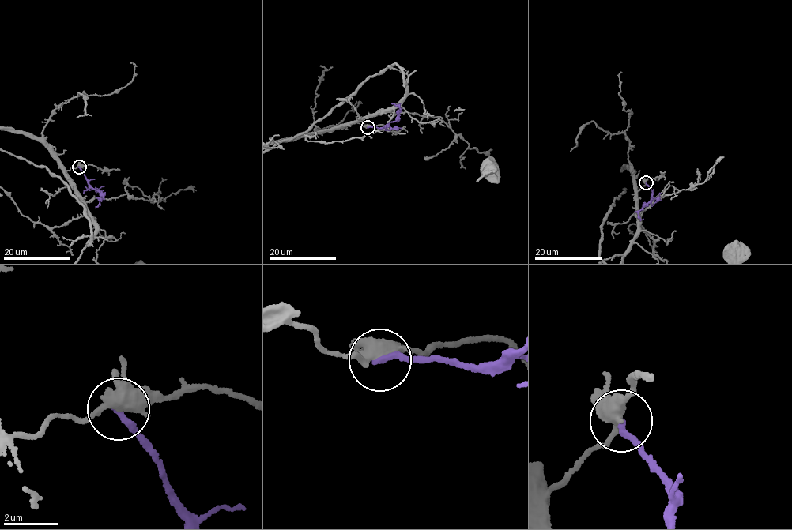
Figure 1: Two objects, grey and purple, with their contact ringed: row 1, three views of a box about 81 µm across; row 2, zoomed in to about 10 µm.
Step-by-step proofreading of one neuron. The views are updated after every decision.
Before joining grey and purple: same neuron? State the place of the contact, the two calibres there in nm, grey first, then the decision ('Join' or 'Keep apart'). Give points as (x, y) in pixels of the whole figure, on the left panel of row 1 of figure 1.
Place: (79, 167). Thickness 400 nm (grey) against 240 nm. Keep apart

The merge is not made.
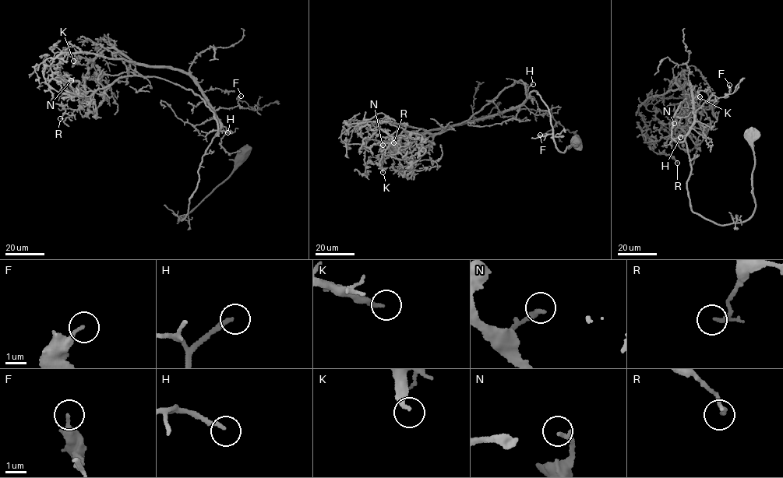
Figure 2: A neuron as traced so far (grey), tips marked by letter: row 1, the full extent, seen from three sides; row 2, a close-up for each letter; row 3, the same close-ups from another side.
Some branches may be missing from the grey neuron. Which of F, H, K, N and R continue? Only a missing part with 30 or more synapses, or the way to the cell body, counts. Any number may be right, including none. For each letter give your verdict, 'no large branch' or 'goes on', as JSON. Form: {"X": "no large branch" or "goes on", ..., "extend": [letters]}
{"F": "no large branch", "H": "goes on", "K": "goes on", "N": "no large branch", "R": "no large branch", "extend": ["H", "K"]}

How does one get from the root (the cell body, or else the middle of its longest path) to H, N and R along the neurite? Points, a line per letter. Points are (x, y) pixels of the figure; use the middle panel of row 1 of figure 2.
H: (575, 139), (576, 146), (556, 149), (548, 107), (537, 91), (525, 95), (533, 84)
N: (575, 139), (556, 149), (548, 107), (537, 91), (527, 98), (520, 79), (439, 134), (403, 130), (382, 145)
R: (575, 139), (556, 149), (549, 109), (534, 90), (500, 114), (428, 131), (349, 121), (393, 142)

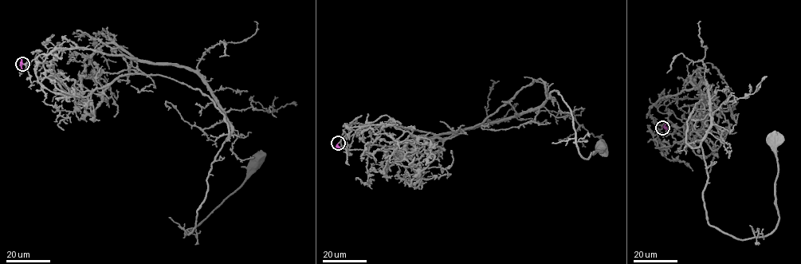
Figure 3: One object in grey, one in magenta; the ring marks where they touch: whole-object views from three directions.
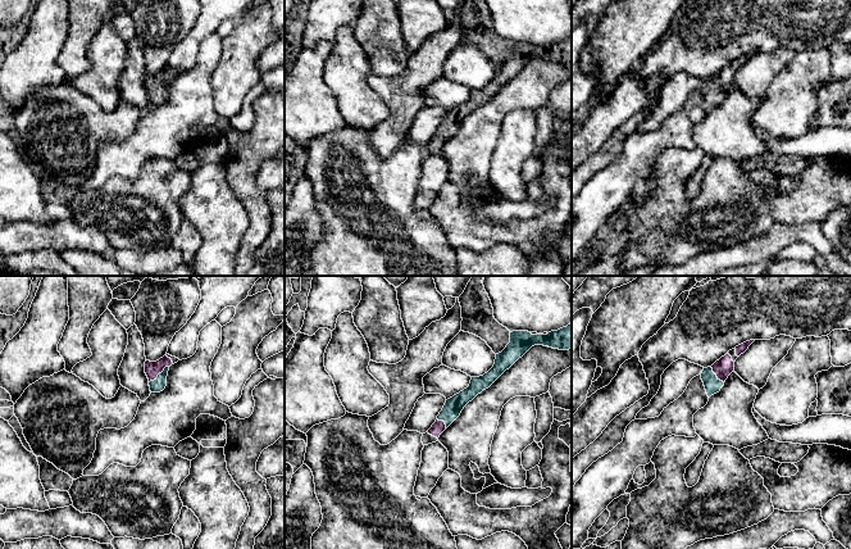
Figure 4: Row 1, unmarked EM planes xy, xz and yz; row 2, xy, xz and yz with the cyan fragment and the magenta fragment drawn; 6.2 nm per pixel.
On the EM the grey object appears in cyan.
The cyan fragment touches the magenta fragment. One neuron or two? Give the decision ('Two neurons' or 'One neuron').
One neuron

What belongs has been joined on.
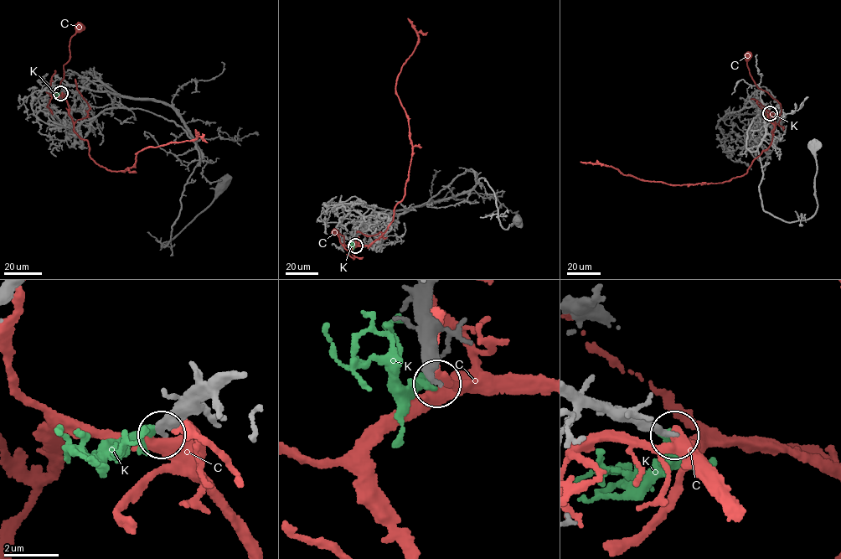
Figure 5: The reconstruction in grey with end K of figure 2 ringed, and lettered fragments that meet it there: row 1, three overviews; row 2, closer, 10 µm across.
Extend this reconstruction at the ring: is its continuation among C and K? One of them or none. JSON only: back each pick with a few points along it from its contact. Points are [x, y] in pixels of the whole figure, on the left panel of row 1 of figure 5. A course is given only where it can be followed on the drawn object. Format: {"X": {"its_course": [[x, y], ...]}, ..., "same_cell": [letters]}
{"same_cell": []}

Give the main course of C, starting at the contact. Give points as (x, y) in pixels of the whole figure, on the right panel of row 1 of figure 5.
C: (770, 113), (780, 114), (779, 103), (758, 88), (748, 67), (747, 55)

